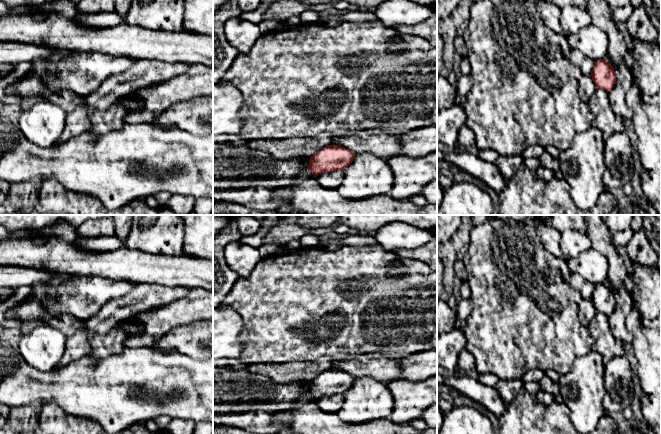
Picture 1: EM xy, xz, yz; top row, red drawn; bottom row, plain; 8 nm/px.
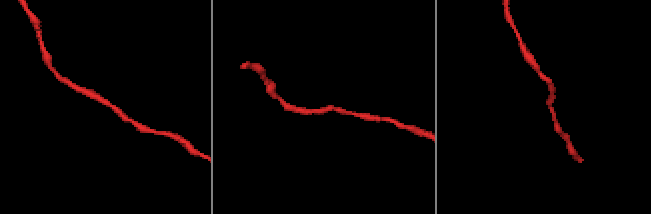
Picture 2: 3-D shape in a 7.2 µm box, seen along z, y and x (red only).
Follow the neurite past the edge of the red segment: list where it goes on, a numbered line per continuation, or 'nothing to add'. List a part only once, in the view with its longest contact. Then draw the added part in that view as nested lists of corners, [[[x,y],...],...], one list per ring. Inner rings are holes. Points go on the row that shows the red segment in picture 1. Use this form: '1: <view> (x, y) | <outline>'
nothing to add

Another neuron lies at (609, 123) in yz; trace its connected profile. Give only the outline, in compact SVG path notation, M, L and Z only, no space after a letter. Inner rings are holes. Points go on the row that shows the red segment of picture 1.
M596 88L587 103L594 115L593 126L599 128L604 138L618 132L625 132L625 125L622 118L616 115L609 103L609 92Z

